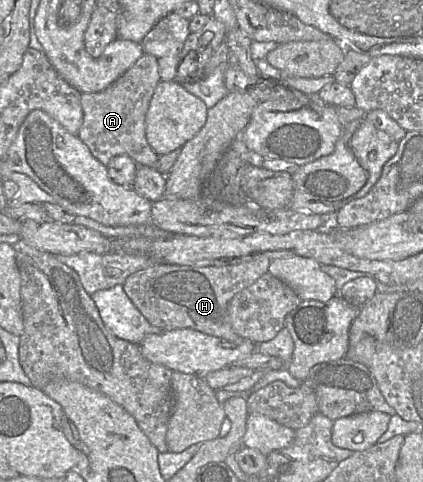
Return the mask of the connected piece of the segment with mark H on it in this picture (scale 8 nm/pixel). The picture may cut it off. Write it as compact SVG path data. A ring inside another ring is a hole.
M259 255L227 266L189 266L155 264L137 271L125 280L123 290L145 319L163 331L191 328L234 343L245 338L233 329L228 303L240 291L268 272L271 259Z

